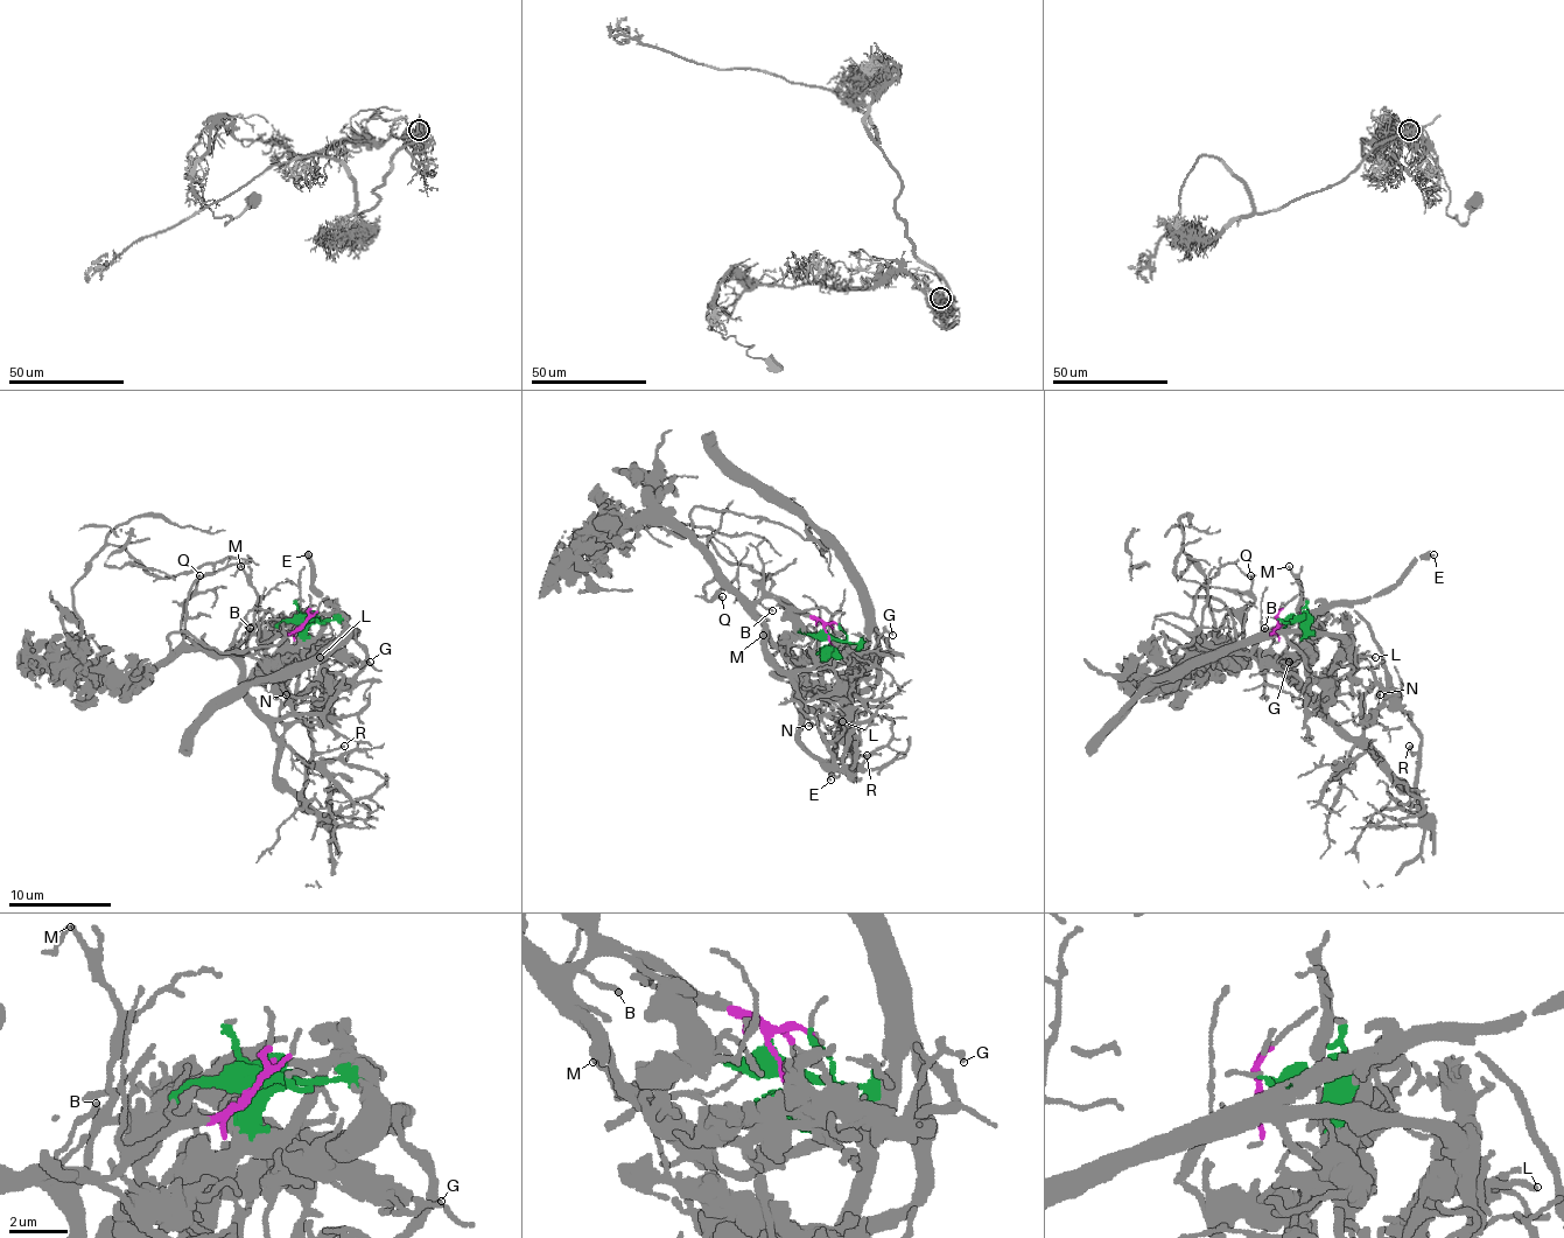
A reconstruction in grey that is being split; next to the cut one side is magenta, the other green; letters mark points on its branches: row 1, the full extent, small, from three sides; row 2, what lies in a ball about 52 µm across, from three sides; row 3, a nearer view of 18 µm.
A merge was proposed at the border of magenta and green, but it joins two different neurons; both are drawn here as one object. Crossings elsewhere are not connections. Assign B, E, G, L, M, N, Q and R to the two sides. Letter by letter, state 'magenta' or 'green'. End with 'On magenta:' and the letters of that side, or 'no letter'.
B: magenta
E: green
G: green
L: green
M: magenta
N: magenta
Q: magenta
R: magenta
On magenta: B, M, N, Q, R

